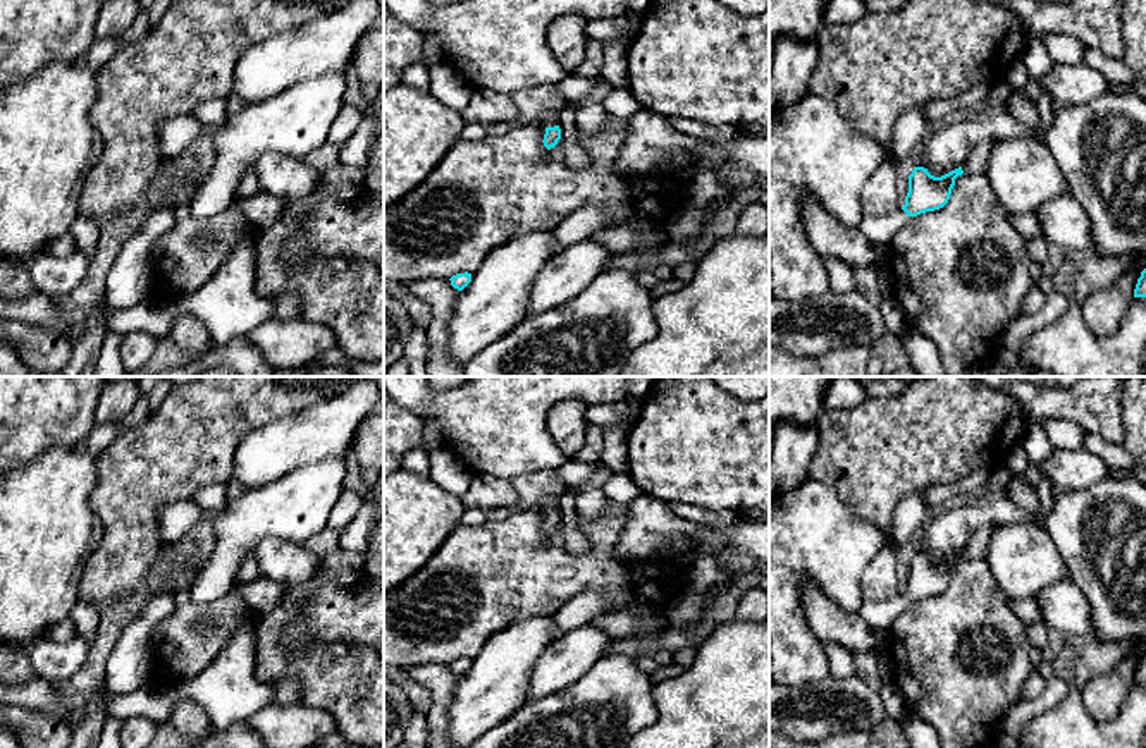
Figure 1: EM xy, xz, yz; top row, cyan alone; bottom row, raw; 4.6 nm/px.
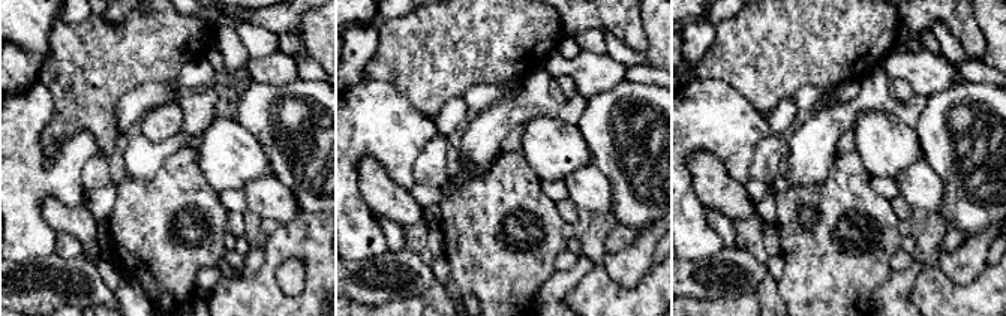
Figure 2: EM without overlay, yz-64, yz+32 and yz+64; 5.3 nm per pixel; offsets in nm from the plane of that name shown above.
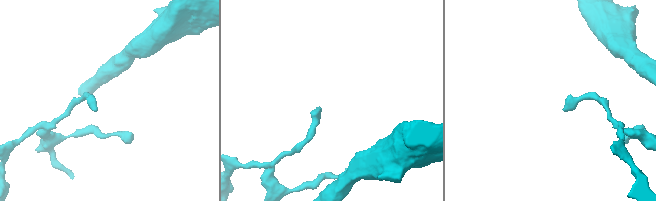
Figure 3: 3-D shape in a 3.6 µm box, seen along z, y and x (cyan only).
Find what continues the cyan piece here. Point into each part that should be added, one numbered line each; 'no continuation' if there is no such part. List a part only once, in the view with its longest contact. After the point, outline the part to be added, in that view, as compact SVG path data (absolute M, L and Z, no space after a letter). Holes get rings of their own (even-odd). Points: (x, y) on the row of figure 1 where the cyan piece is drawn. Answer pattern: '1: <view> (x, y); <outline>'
1: xz (548, 121); M552 113L549 115L544 115L544 117L539 117L537 120L533 120L537 126L540 127L554 127L554 126L559 126L561 119L559 117L554 117Z

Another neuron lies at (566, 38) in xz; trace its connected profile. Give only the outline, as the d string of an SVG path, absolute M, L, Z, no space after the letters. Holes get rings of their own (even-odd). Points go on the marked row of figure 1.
M563 15L547 29L547 46L559 65L571 74L585 58L587 22L588 19L582 15Z

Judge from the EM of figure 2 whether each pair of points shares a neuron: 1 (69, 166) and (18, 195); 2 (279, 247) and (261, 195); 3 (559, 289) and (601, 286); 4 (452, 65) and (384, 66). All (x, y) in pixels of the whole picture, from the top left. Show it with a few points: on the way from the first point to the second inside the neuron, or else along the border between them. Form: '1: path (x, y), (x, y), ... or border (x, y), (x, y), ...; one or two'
1: path (57, 178), (33, 180), (30, 183); one
2: border (302, 213), (291, 220), (279, 223); two
3: border (594, 264), (562, 300); two
4: path (435, 65), (401, 65); one

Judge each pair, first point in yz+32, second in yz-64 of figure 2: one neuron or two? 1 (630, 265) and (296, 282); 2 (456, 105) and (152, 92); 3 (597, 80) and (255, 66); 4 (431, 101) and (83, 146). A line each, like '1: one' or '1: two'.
1: one
2: one
3: one
4: two

